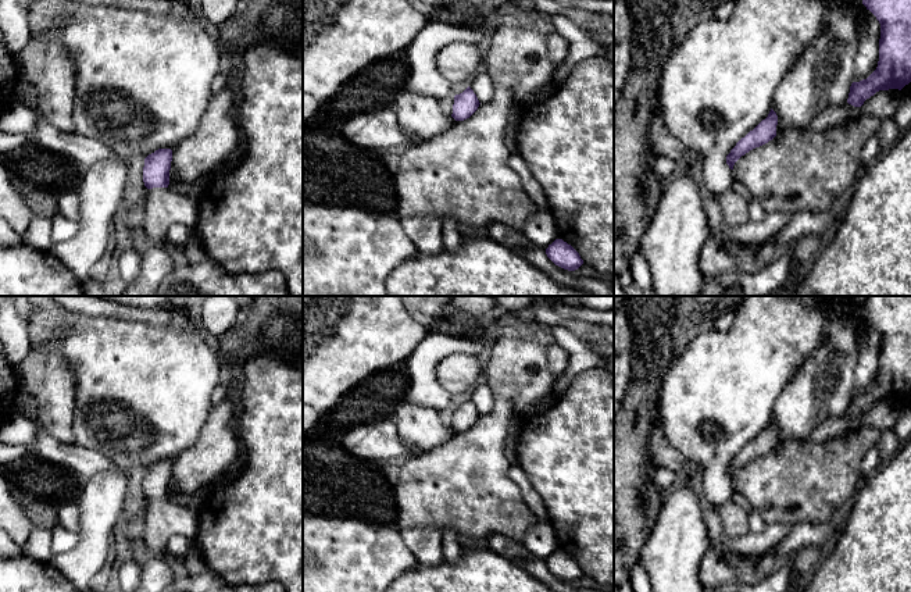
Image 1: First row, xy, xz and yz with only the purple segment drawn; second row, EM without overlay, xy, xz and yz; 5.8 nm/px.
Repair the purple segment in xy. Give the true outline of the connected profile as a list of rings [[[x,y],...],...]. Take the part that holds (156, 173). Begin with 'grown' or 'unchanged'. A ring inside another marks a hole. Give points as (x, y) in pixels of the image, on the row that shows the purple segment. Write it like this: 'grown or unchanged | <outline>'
grown | [[[158,149],[144,158],[143,182],[149,196],[142,208],[140,227],[151,246],[142,254],[140,275],[128,285],[125,296],[157,296],[161,281],[176,265],[165,240],[169,227],[199,221],[197,203],[168,186],[171,161],[171,149]]]

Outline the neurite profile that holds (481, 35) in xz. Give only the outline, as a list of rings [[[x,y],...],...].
[[[508,7],[496,10],[487,21],[475,31],[456,28],[437,19],[428,21],[406,47],[411,64],[411,75],[404,90],[431,96],[435,100],[451,94],[451,82],[437,71],[436,54],[451,42],[486,44],[500,19],[508,14],[511,14]]]

